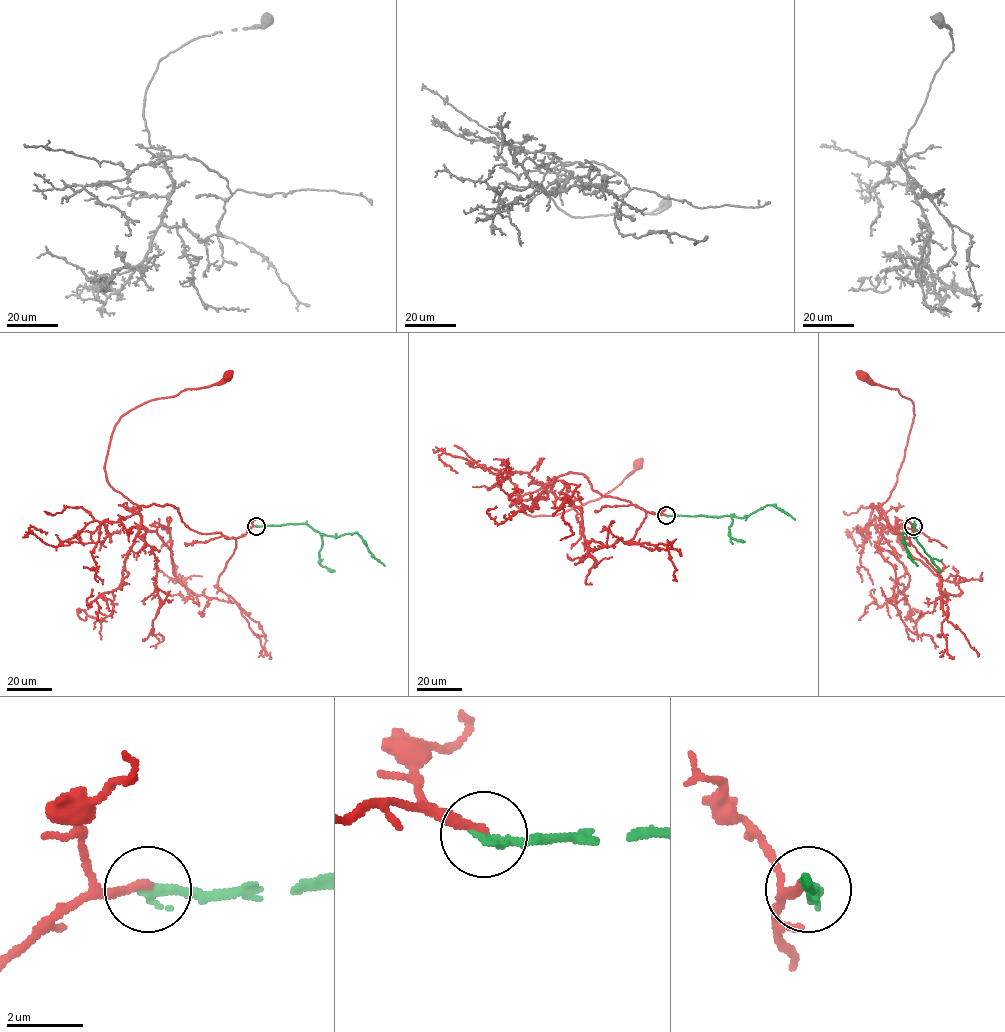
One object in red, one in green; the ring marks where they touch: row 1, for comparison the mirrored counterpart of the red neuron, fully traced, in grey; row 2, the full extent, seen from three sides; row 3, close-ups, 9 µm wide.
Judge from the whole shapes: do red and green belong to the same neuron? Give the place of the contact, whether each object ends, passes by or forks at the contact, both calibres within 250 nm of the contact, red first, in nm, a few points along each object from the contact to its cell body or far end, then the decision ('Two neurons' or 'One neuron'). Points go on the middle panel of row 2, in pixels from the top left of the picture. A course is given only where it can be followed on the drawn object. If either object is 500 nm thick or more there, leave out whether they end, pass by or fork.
Place: (666, 515). At the ring red ends. At the ring green ends. Thickness 240 nm (red) against 300 nm. Course of red: (666, 515), (603, 496), (583, 474), (569, 472), (514, 503), (532, 516), (566, 512), (602, 497), (638, 462). Course of green: (666, 515), (743, 518), (773, 505), (795, 520). Two neurons

